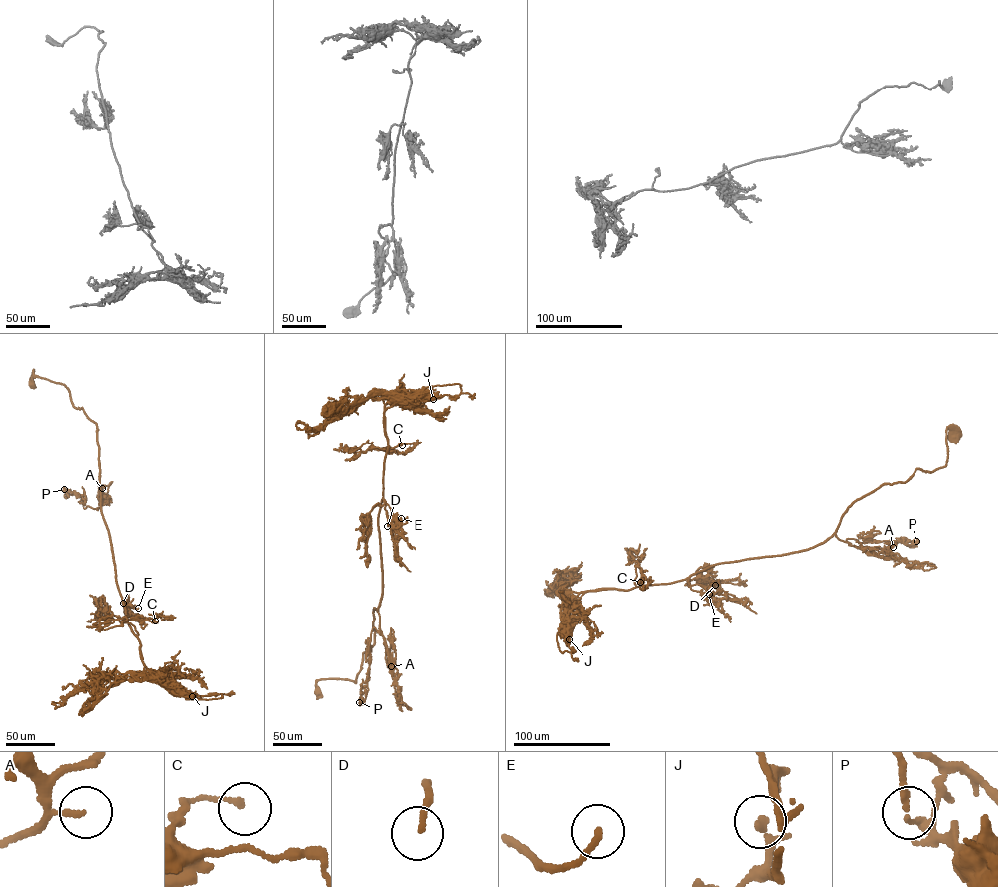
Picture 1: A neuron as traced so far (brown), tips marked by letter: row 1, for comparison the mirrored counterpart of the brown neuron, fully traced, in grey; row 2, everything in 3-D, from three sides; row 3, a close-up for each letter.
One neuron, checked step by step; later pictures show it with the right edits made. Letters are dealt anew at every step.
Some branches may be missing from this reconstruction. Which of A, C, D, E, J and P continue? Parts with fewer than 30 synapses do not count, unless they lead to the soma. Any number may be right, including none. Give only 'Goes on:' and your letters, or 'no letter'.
Goes on: no letter

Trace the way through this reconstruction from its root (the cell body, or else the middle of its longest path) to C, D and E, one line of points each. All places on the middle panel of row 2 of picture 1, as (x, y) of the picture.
C: (316, 692), (321, 679), (355, 682), (363, 652), (374, 643), (387, 452), (365, 451), (402, 445)
D: (316, 692), (321, 679), (355, 682), (363, 652), (374, 643), (383, 499), (387, 526)
E: (316, 692), (321, 679), (355, 682), (381, 597), (381, 500), (389, 522), (401, 518)

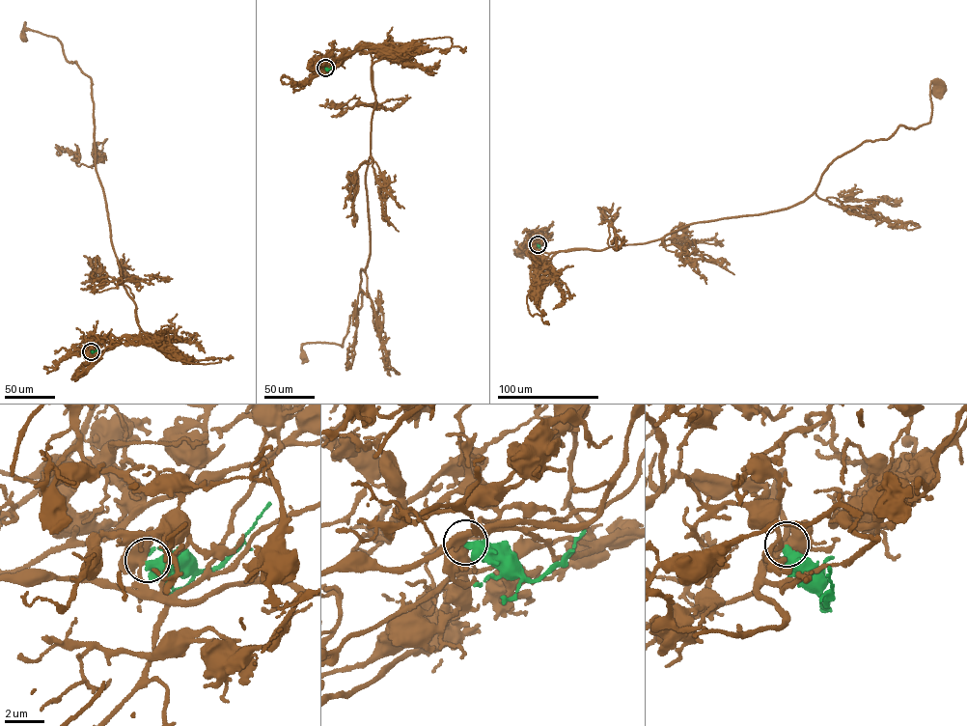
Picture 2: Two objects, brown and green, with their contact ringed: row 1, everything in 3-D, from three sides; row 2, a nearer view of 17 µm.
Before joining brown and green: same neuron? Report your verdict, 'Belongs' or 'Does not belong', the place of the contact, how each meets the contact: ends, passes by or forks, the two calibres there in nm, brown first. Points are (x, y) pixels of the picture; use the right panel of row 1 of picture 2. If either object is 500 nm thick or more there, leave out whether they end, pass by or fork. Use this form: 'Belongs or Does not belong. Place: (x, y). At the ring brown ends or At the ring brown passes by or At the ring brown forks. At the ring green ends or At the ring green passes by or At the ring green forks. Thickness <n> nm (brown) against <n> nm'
Belongs. Place: (538, 244). Thickness 420 nm (brown) against 550 nm

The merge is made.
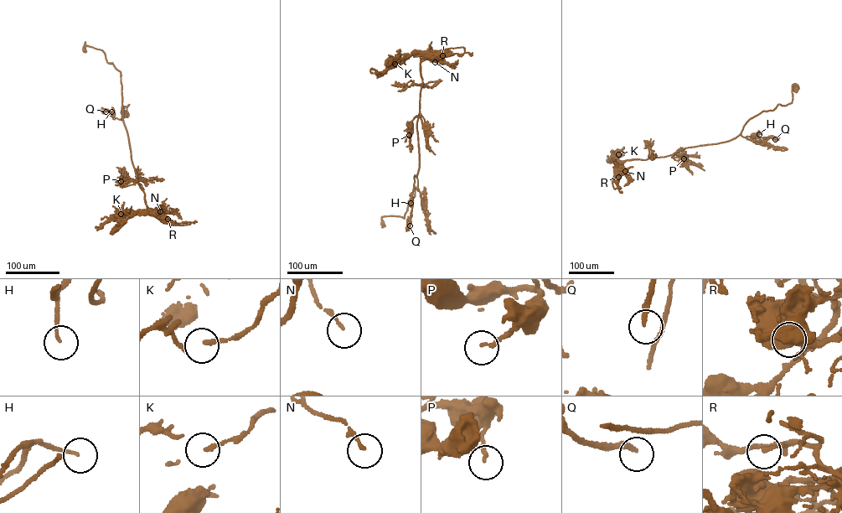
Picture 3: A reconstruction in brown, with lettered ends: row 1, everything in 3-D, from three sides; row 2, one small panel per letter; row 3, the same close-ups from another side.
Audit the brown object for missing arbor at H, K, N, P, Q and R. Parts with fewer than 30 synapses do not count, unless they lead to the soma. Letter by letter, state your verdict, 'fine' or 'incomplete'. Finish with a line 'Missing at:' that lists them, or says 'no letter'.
H: incomplete
K: fine
N: fine
P: fine
Q: incomplete
R: fine
Missing at: H, Q

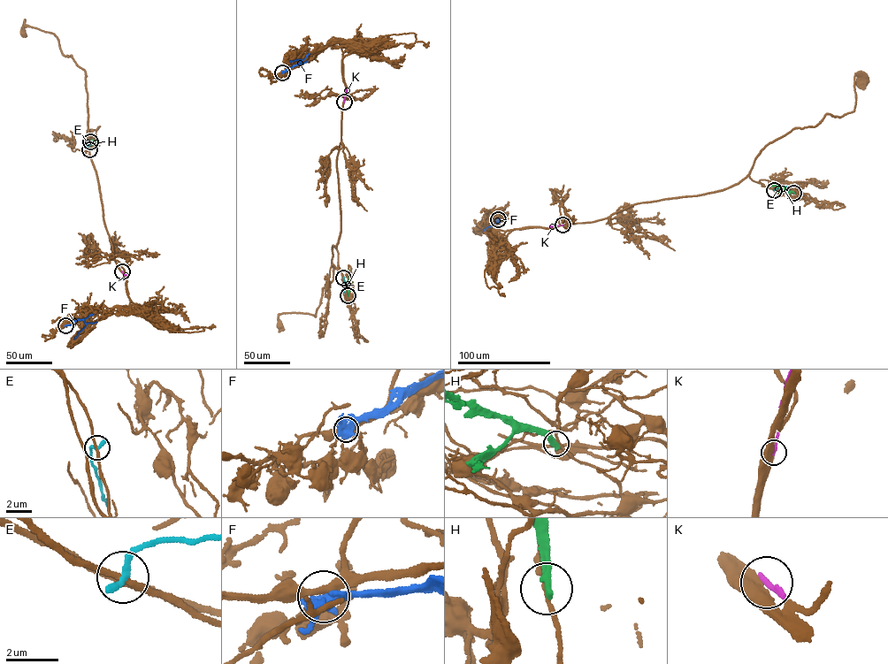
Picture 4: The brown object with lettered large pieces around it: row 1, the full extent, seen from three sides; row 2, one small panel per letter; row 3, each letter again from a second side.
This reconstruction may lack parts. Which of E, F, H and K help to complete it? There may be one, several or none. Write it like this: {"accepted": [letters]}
{"accepted": ["E"]}

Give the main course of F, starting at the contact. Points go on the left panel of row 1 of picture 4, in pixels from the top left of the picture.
F: (65, 324), (79, 319), (85, 323), (74, 339)

